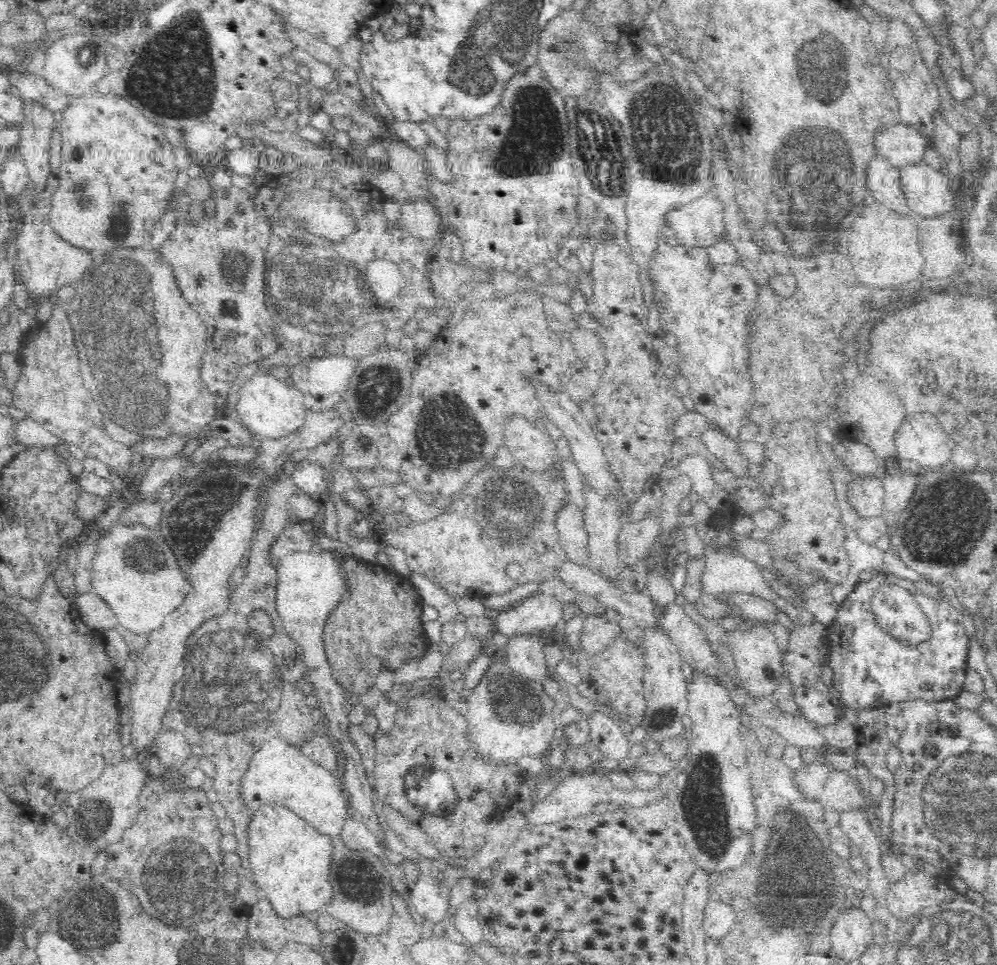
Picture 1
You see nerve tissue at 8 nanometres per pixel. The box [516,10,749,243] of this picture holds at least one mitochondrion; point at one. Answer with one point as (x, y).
(657, 106)

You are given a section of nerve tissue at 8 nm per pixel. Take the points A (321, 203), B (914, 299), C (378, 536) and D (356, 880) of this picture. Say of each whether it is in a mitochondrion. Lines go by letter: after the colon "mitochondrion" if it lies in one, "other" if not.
A: other
B: other
C: other
D: mitochondrion

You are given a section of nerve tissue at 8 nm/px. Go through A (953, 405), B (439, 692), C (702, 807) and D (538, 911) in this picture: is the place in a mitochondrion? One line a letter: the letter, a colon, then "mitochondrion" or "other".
A: mitochondrion
B: other
C: mitochondrion
D: other

